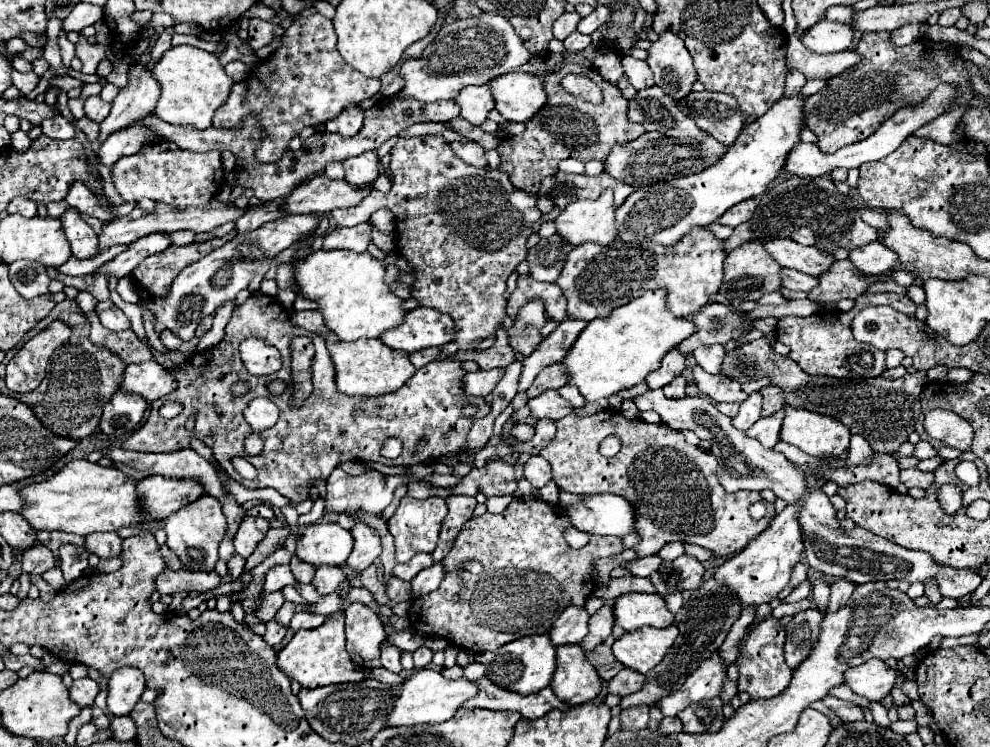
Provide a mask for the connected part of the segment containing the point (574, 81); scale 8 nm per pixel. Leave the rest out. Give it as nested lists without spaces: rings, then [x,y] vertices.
[[[568,74],[562,79],[562,86],[590,103],[600,103],[600,89],[584,75]]]

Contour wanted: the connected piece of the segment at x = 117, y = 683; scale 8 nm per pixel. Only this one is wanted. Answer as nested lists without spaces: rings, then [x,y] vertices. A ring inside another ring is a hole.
[[[122,667],[114,671],[114,675],[108,681],[108,711],[114,717],[128,715],[138,703],[144,689],[146,683],[140,669]]]

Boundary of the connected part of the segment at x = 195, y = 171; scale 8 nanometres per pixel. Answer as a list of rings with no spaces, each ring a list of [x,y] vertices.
[[[156,143],[140,149],[136,155],[122,157],[110,169],[114,177],[114,187],[124,201],[136,201],[148,197],[156,203],[166,203],[174,207],[198,207],[206,205],[224,183],[224,167],[220,161],[220,151],[192,153],[180,149],[176,143]]]

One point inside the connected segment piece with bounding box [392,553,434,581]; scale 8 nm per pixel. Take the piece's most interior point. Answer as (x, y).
(406, 571)

